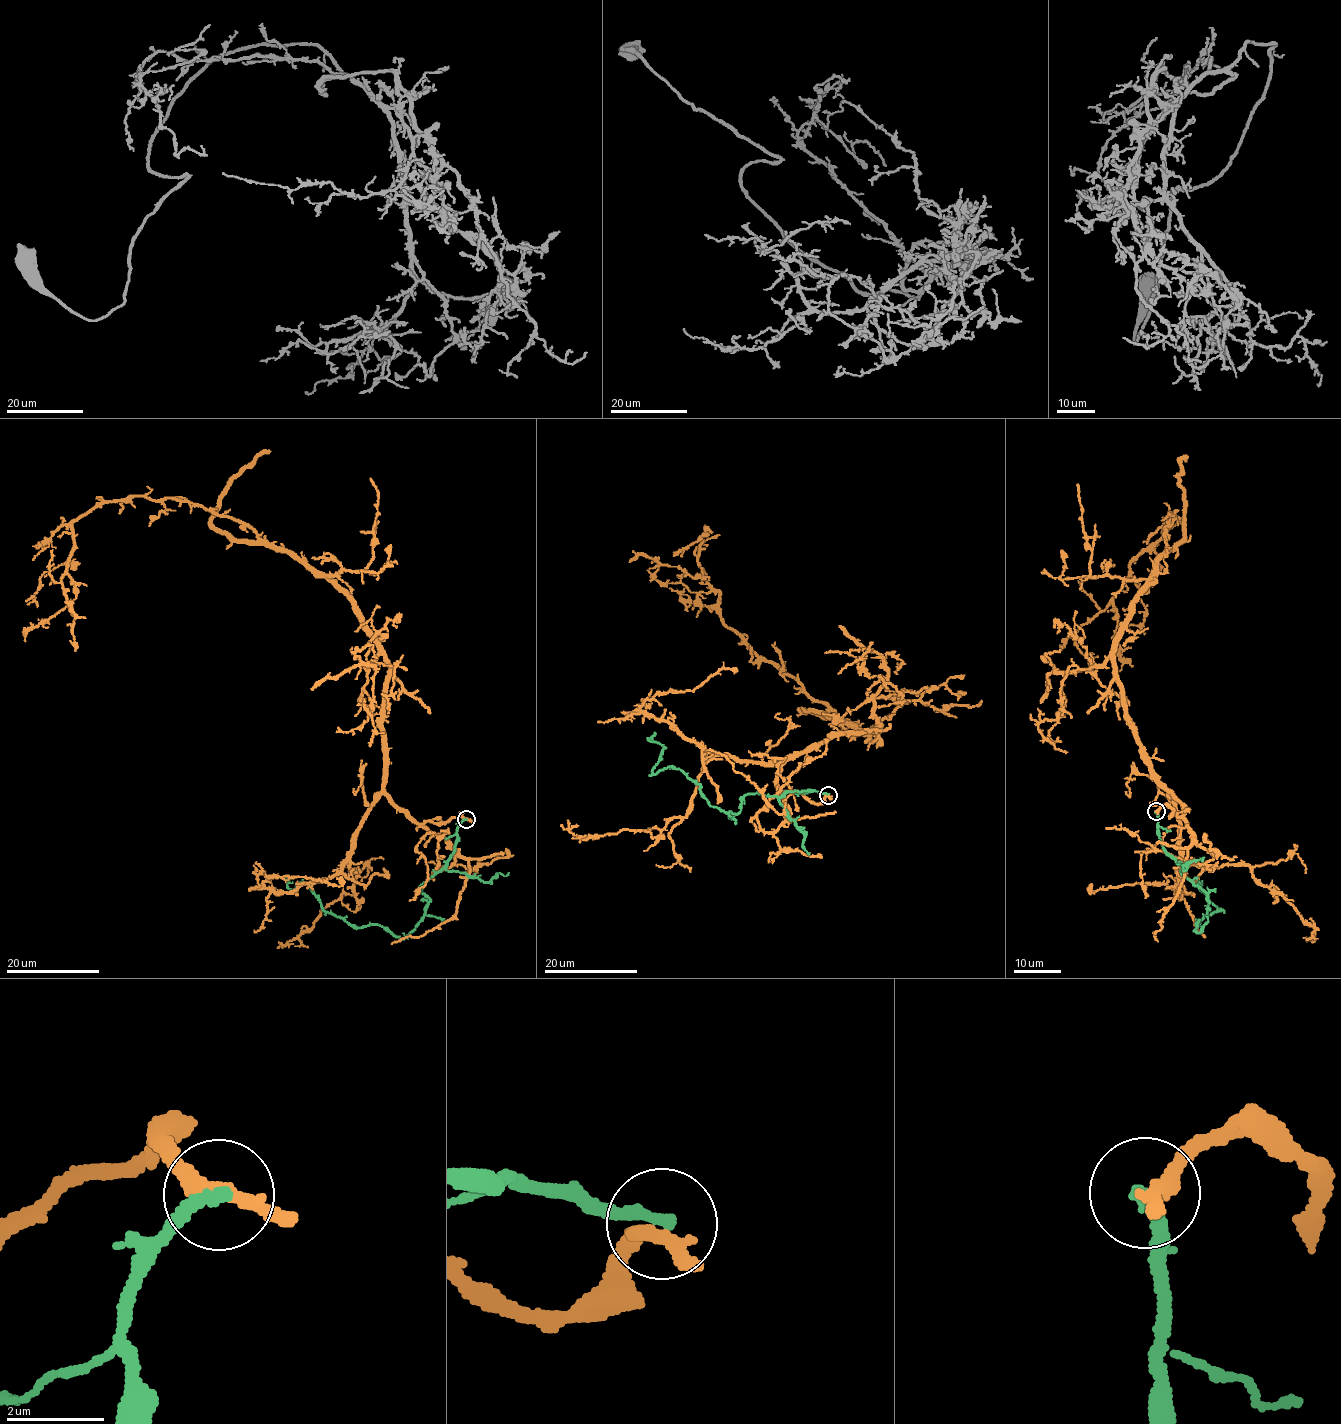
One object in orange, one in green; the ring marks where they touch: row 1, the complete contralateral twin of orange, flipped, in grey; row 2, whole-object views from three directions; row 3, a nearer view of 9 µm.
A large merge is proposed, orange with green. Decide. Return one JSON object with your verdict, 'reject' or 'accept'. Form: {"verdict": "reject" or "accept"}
{"verdict": "reject"}

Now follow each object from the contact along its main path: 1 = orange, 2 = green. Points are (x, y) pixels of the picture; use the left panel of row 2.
1: (465, 819), (394, 805), (380, 643), (332, 581), (232, 518), (143, 496), (75, 519), (74, 651)
2: (465, 819), (421, 885), (425, 915), (404, 939), (354, 927), (287, 879)

